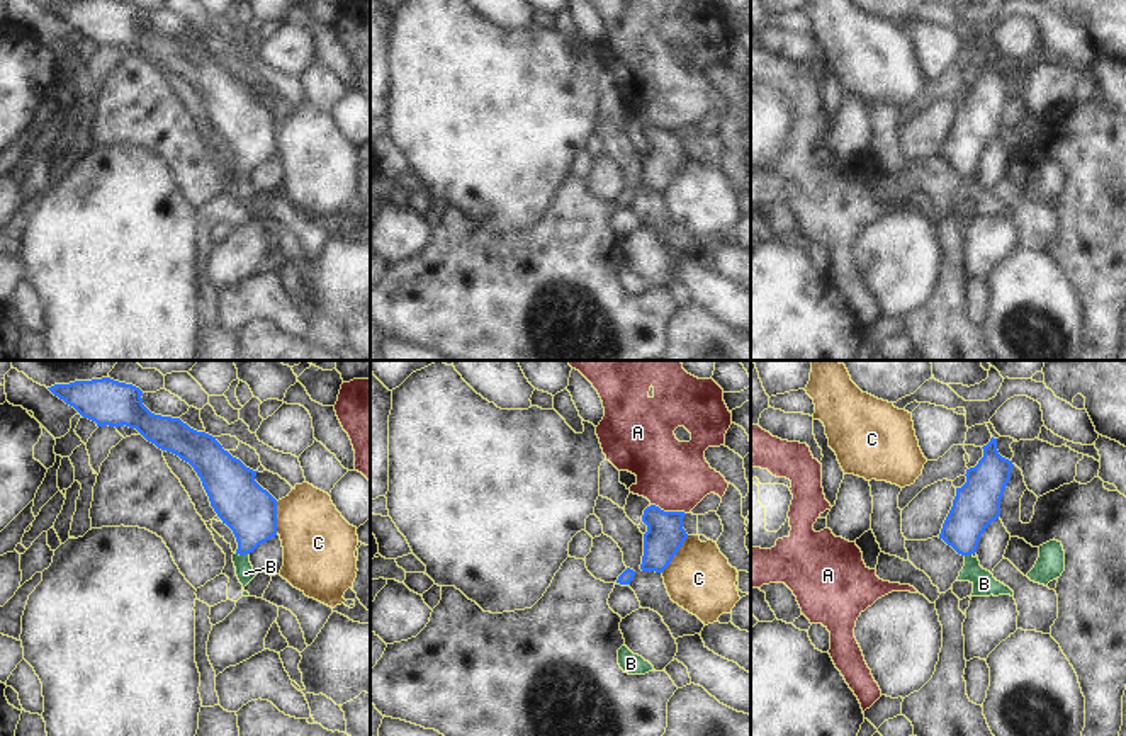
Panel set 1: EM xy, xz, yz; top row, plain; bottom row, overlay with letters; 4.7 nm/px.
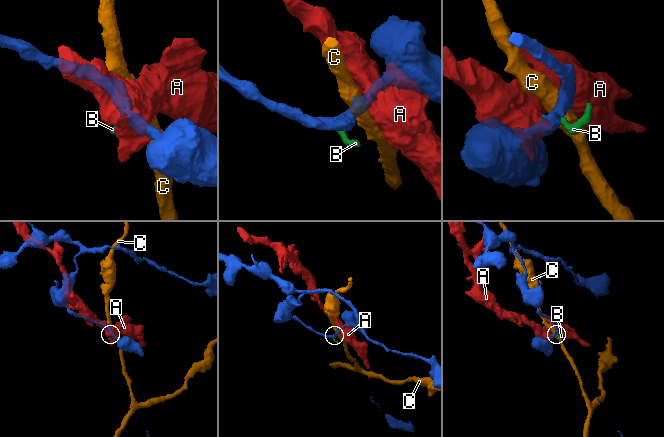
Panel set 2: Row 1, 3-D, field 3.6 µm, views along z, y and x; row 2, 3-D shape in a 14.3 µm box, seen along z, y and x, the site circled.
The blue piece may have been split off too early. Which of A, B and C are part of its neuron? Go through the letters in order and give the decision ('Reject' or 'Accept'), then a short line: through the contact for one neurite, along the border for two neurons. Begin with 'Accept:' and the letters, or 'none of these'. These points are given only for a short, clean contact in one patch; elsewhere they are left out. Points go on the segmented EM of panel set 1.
Accept: B
A: Reject
B: Accept. Line: xy (240, 502), (243, 509), (242, 554), (245, 573)
C: Reject.

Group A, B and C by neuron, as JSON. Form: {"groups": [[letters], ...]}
{"groups": [["A"], ["B"], ["C"]]}

